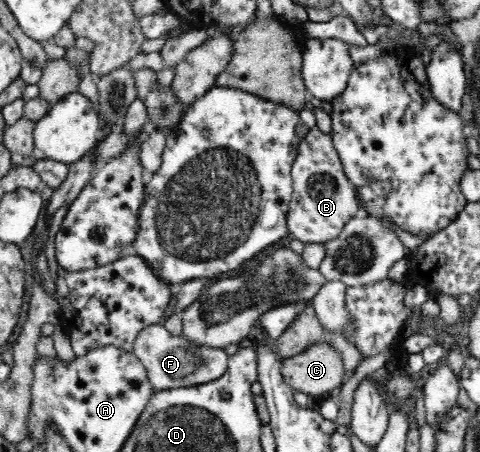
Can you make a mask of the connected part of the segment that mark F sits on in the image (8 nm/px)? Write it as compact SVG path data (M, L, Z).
M152 325L138 335L132 351L147 370L156 391L189 388L221 378L228 370L229 356L223 349L189 346L183 336L172 336L164 326Z

